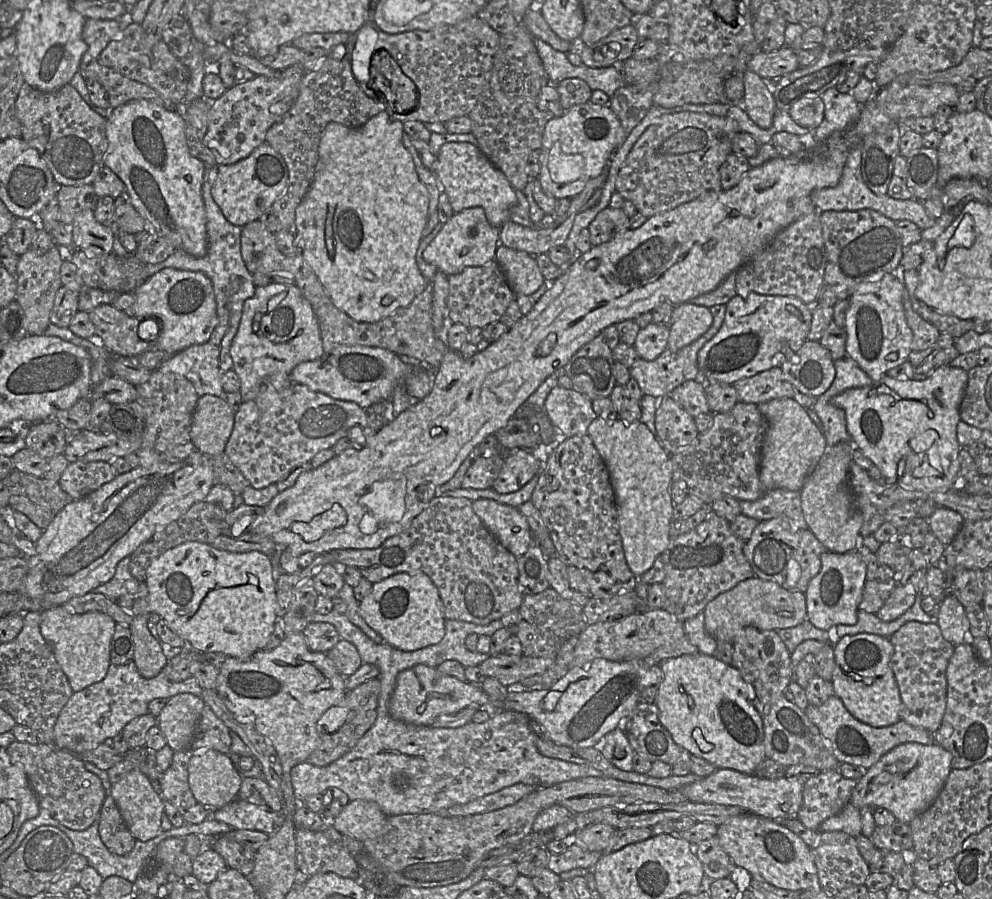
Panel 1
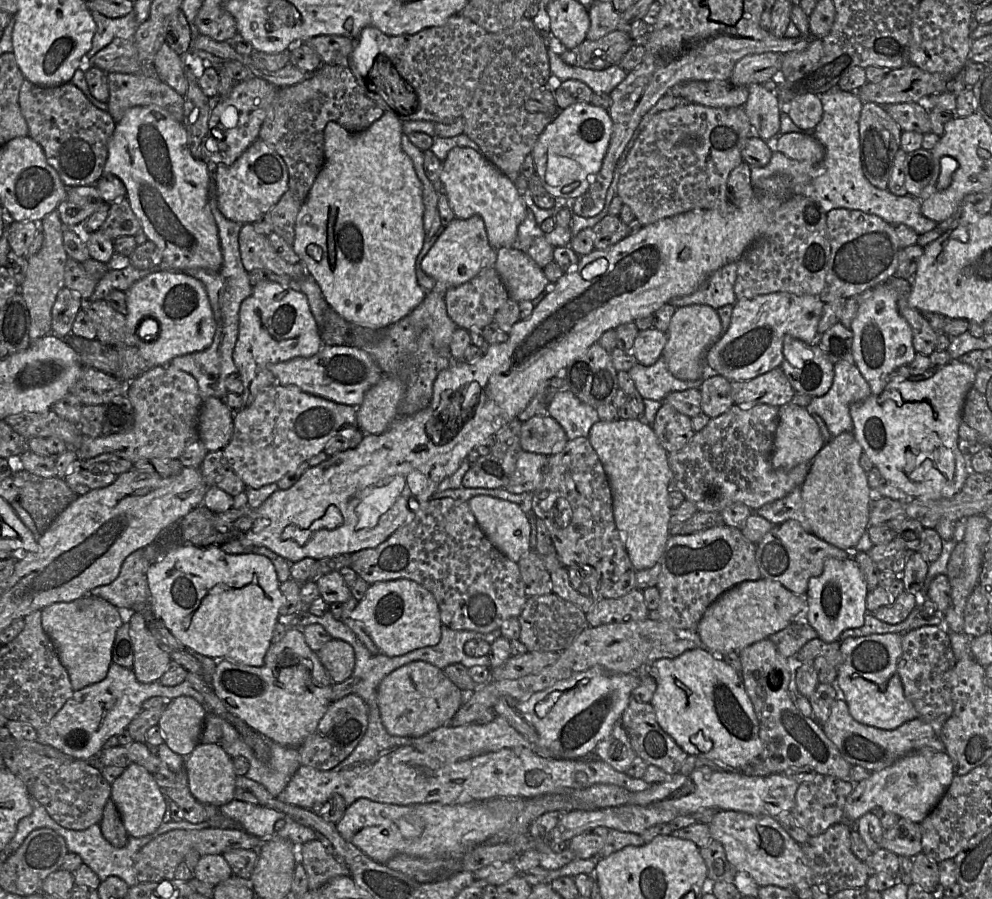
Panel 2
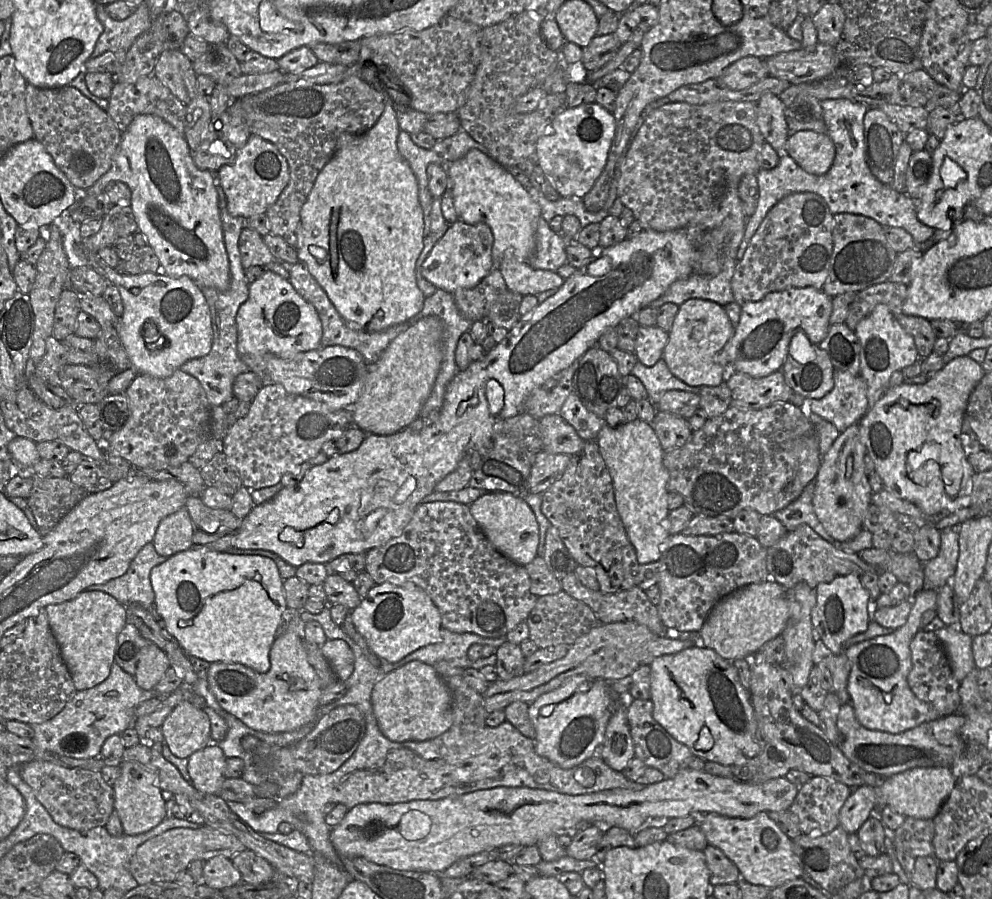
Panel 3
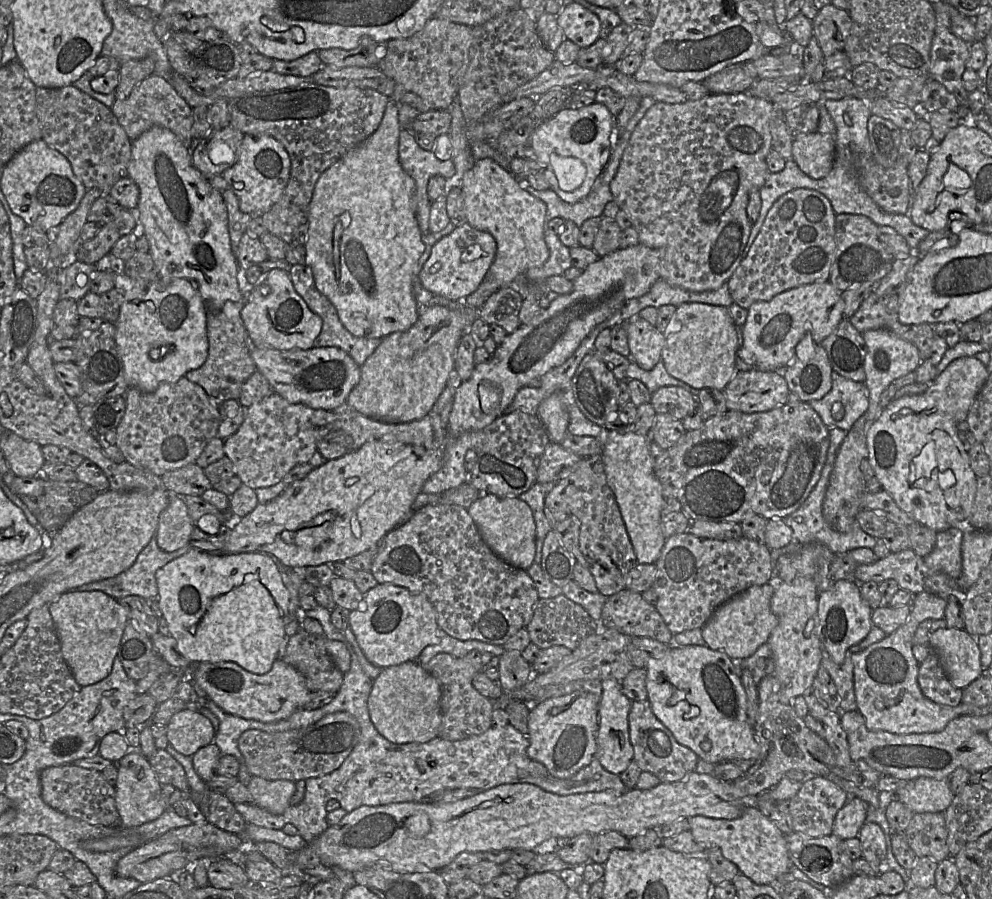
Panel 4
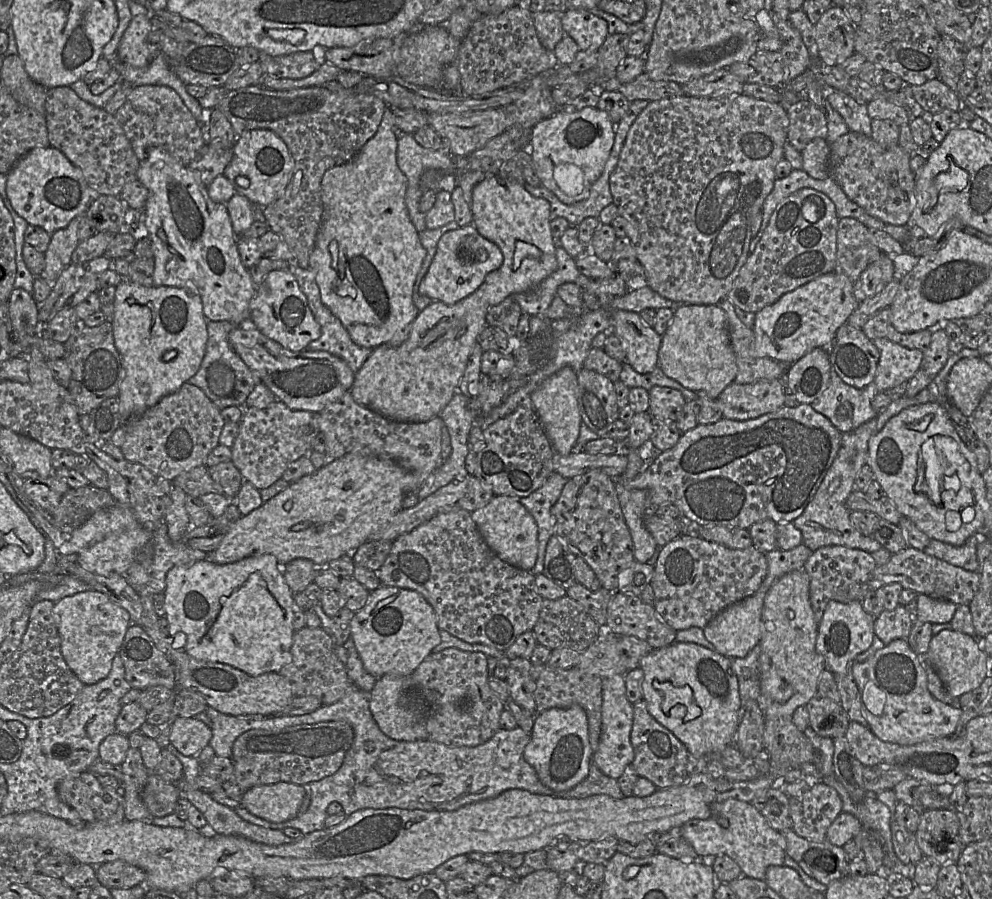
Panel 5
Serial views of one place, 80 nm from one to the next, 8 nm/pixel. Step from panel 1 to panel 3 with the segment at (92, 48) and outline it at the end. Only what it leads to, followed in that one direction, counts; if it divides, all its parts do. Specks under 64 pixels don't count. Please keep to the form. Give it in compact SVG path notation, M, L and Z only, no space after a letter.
M145 3L137 6L135 12L124 20L111 18L102 4L96 4L96 14L104 29L91 58L107 51L127 52L135 40L150 28L152 22L149 7Z

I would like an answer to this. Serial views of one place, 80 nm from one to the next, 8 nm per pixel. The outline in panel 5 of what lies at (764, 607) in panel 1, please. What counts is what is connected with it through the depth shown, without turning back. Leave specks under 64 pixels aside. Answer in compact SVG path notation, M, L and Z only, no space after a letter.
M755 593L727 607L703 628L706 639L713 644L717 653L728 658L743 658L760 643L763 603L764 597Z

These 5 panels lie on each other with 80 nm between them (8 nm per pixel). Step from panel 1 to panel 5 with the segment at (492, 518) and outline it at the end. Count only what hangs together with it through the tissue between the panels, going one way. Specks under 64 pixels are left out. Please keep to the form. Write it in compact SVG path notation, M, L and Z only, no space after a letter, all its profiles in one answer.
M496 495L486 506L473 511L471 518L487 546L497 557L518 569L533 569L538 556L538 527L520 498Z

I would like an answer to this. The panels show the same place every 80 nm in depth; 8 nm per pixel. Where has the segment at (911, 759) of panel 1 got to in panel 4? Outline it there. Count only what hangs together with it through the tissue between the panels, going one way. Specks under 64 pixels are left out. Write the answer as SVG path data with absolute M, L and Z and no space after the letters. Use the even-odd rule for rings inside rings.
M929 777L908 781L895 795L895 799L904 803L914 813L944 813L953 797L948 779L936 780ZM858 797L851 799L838 811L832 834L844 841L858 837L867 815L868 804Z

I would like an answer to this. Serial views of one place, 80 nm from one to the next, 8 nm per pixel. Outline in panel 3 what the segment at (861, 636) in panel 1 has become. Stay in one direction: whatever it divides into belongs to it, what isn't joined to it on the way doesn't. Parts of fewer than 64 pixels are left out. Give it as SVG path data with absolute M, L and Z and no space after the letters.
M921 590L911 599L912 608L903 626L890 634L854 644L845 652L851 663L848 681L850 703L858 721L870 730L898 734L941 717L934 708L915 696L907 681L912 667L910 643L921 629L923 613L936 610L937 591Z

